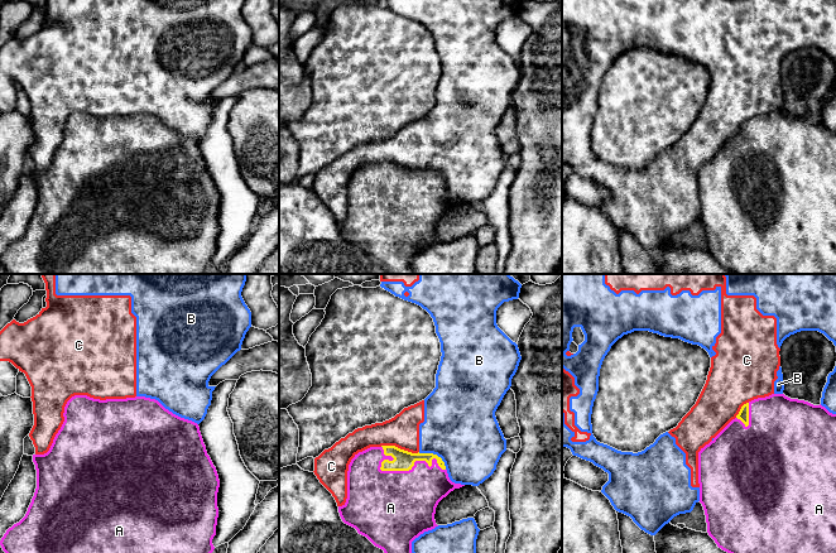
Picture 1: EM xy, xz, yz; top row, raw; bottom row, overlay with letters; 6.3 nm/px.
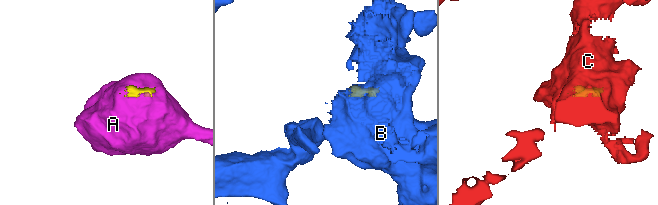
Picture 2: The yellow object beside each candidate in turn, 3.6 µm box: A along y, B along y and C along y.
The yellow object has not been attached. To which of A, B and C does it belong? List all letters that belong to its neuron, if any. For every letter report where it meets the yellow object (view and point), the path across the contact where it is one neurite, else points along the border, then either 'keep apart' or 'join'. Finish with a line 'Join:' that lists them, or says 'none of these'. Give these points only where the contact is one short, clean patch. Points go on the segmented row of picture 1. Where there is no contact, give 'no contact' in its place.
A: contact xz (399, 470); join
B: contact xz (435, 455); border xz (418, 452), (436, 453), (446, 469); keep apart
C: contact xz (399, 448); border xz (380, 446), (397, 446), (418, 452); keep apart
Join: A

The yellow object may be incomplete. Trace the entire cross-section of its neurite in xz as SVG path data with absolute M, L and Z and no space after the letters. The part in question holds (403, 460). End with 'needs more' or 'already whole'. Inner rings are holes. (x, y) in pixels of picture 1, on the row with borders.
M395 446L370 447L355 455L347 471L347 499L338 513L342 521L366 537L384 553L412 553L412 542L436 526L434 514L438 502L455 489L465 485L450 480L445 462L433 453L412 453Z; needs more

